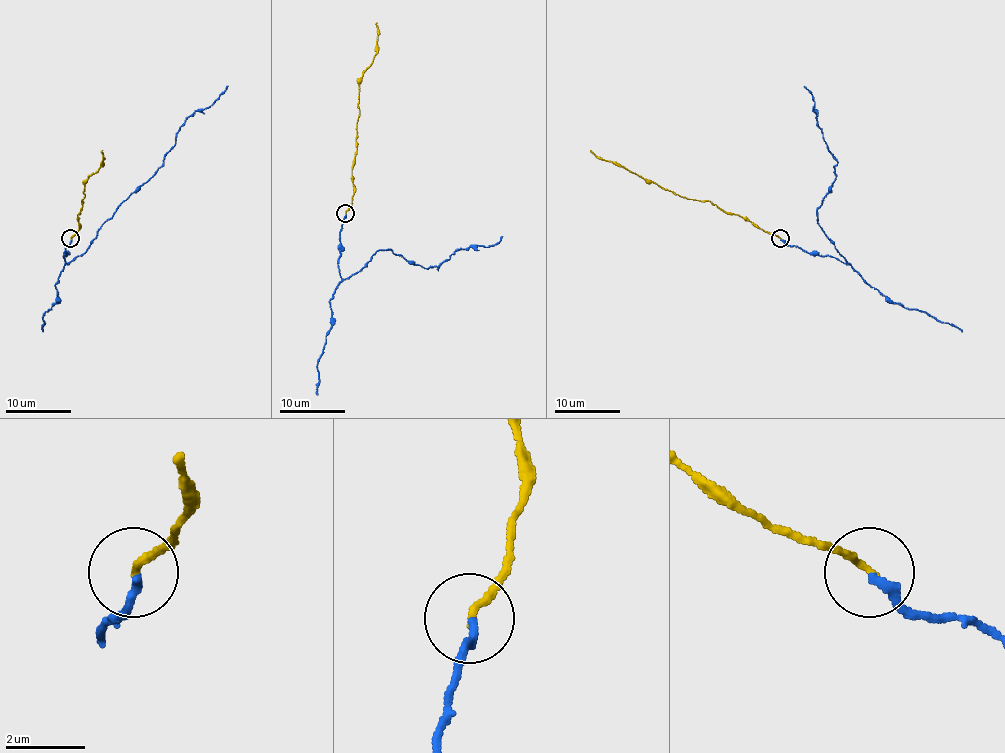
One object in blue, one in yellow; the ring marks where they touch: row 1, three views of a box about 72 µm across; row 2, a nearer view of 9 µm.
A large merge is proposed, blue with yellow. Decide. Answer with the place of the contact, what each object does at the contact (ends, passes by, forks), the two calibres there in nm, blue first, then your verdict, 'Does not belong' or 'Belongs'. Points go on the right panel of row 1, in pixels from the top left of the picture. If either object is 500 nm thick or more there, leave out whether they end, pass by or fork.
Place: (780, 238). At the ring blue ends. At the ring yellow ends. Thickness 220 nm (blue) against 170 nm. Belongs

